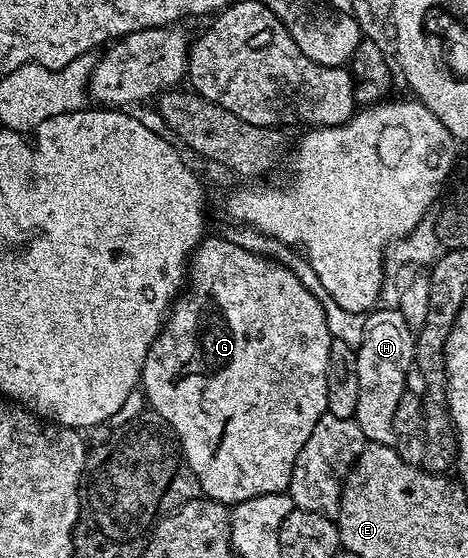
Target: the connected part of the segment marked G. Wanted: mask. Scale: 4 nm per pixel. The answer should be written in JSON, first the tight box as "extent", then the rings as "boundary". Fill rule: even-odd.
{"extent":[139,237,335,505],"boundary":[[[206,237],[193,250],[187,272],[187,290],[177,296],[164,327],[147,353],[139,387],[144,392],[146,404],[151,408],[152,414],[168,423],[176,435],[181,451],[199,481],[202,496],[214,499],[217,503],[236,505],[251,497],[288,492],[291,469],[295,469],[295,457],[299,457],[299,449],[307,445],[311,429],[315,429],[317,422],[327,414],[327,365],[335,338],[334,332],[329,330],[329,321],[326,304],[321,304],[305,288],[304,281],[291,268],[284,267],[281,263],[272,263],[229,239]]]}

